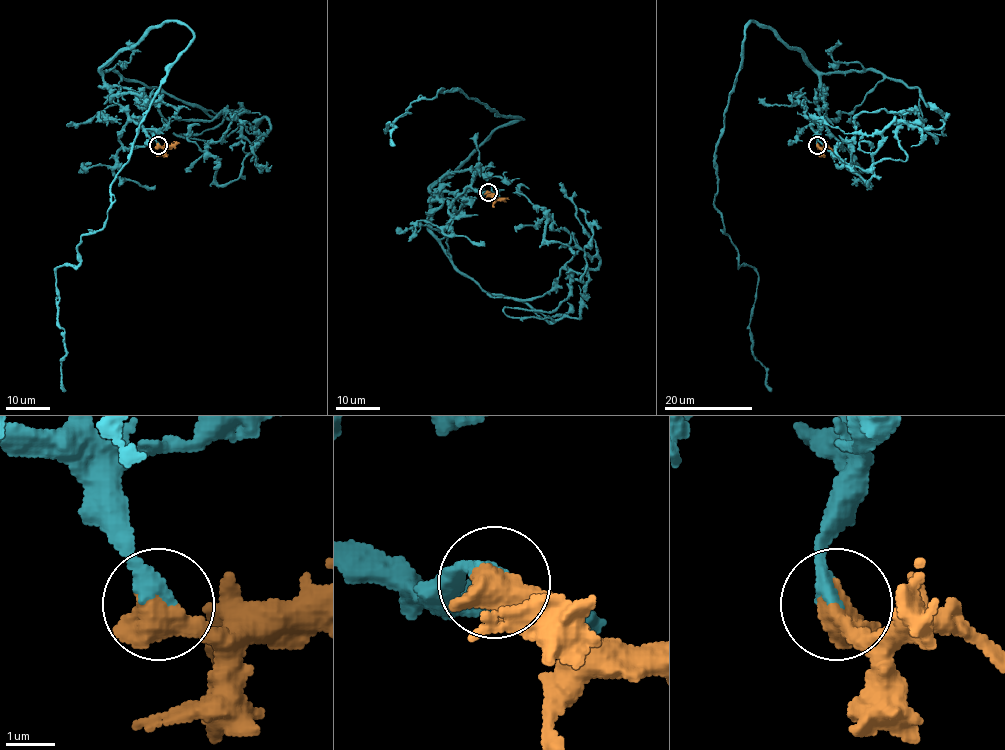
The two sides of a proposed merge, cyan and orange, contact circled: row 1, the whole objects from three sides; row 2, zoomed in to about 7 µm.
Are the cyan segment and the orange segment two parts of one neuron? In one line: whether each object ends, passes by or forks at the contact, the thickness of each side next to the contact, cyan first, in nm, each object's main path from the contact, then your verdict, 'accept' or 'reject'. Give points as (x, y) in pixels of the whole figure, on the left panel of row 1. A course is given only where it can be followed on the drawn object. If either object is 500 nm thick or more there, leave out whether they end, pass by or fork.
360/700 nm | cyan via (158, 145), (101, 71), (180, 21), (193, 41), (105, 224), (56, 272), (64, 391) | orange via (158, 145), (167, 147), (179, 142) | accept

